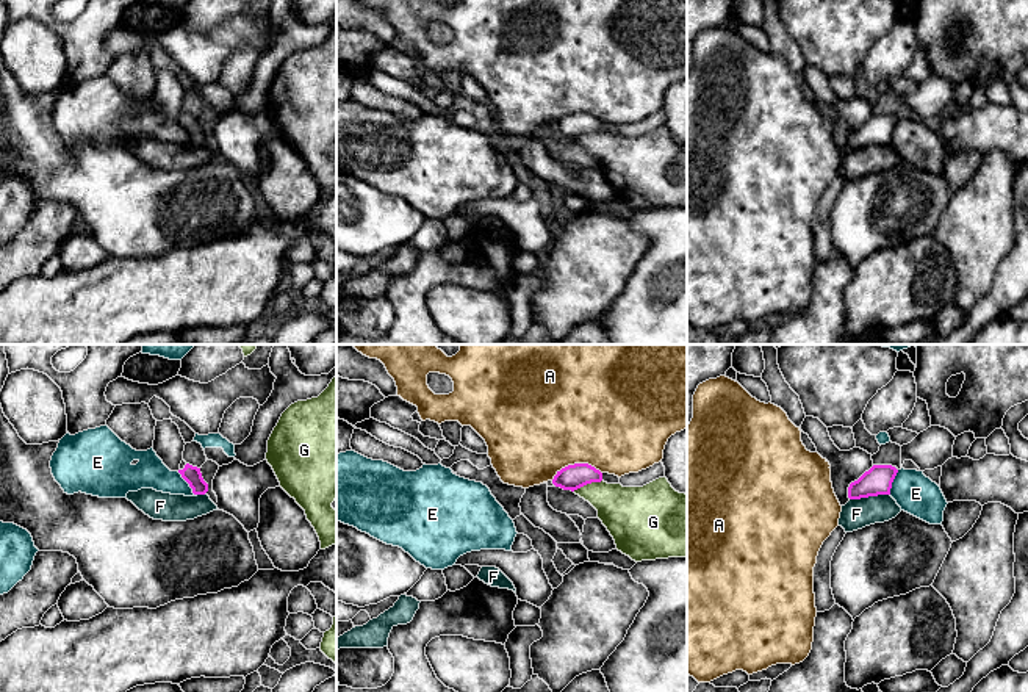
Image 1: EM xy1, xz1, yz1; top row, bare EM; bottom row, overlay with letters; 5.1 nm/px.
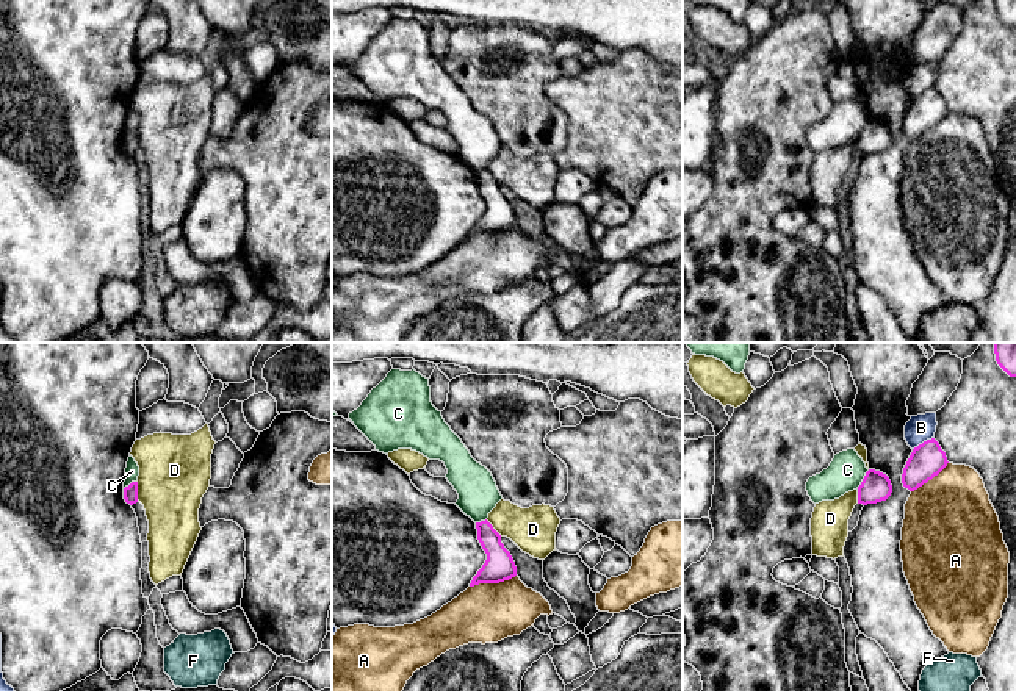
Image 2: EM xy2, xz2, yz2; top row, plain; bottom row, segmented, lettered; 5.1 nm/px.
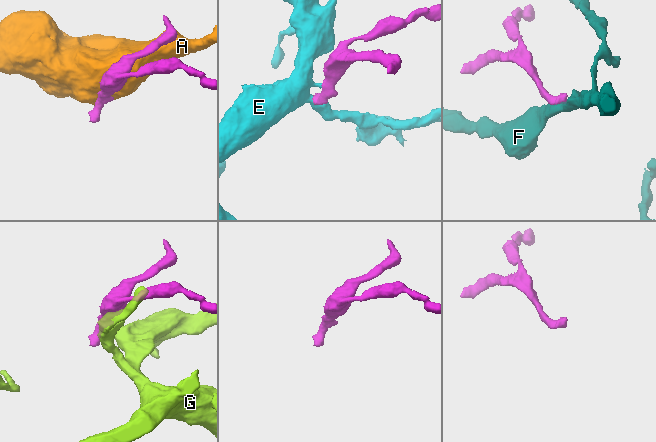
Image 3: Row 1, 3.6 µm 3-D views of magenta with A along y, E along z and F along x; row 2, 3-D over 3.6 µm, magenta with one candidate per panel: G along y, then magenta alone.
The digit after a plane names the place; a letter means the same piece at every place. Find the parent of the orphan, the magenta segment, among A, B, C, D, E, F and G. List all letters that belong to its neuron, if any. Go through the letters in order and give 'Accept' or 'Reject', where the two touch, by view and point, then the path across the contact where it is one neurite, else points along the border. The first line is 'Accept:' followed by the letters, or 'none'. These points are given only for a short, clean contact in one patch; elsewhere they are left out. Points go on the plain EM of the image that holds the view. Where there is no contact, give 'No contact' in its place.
Accept: none
A: Reject. Touches magenta at xz1 (576, 113)
B: Reject. Touches magenta at yz2 (924, 91)
C: Reject. Touches magenta at yz2 (863, 129). Boundary: yz2 (869, 119), (857, 138)
D: Reject. Touches magenta at xy2 (136, 140). Boundary: xy2 (136, 130), (138, 149)
E: Reject. Touches magenta at xy1 (188, 132). Boundary: xy1 (177, 121), (196, 144)
F: Reject. Touches magenta at yz1 (869, 144). Boundary: yz1 (889, 143), (850, 149)
G: Reject. Touches magenta at xz1 (587, 132). Boundary: xz1 (601, 129), (573, 140)

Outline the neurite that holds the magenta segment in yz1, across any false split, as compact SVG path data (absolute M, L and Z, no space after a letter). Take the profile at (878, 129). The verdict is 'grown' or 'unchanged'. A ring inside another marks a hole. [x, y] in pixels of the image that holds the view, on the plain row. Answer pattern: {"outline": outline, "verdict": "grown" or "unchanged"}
{"outline": "M873 114L848 136L850 149L861 149L878 144L890 144L892 132L898 119L892 114Z", "verdict": "unchanged"}

